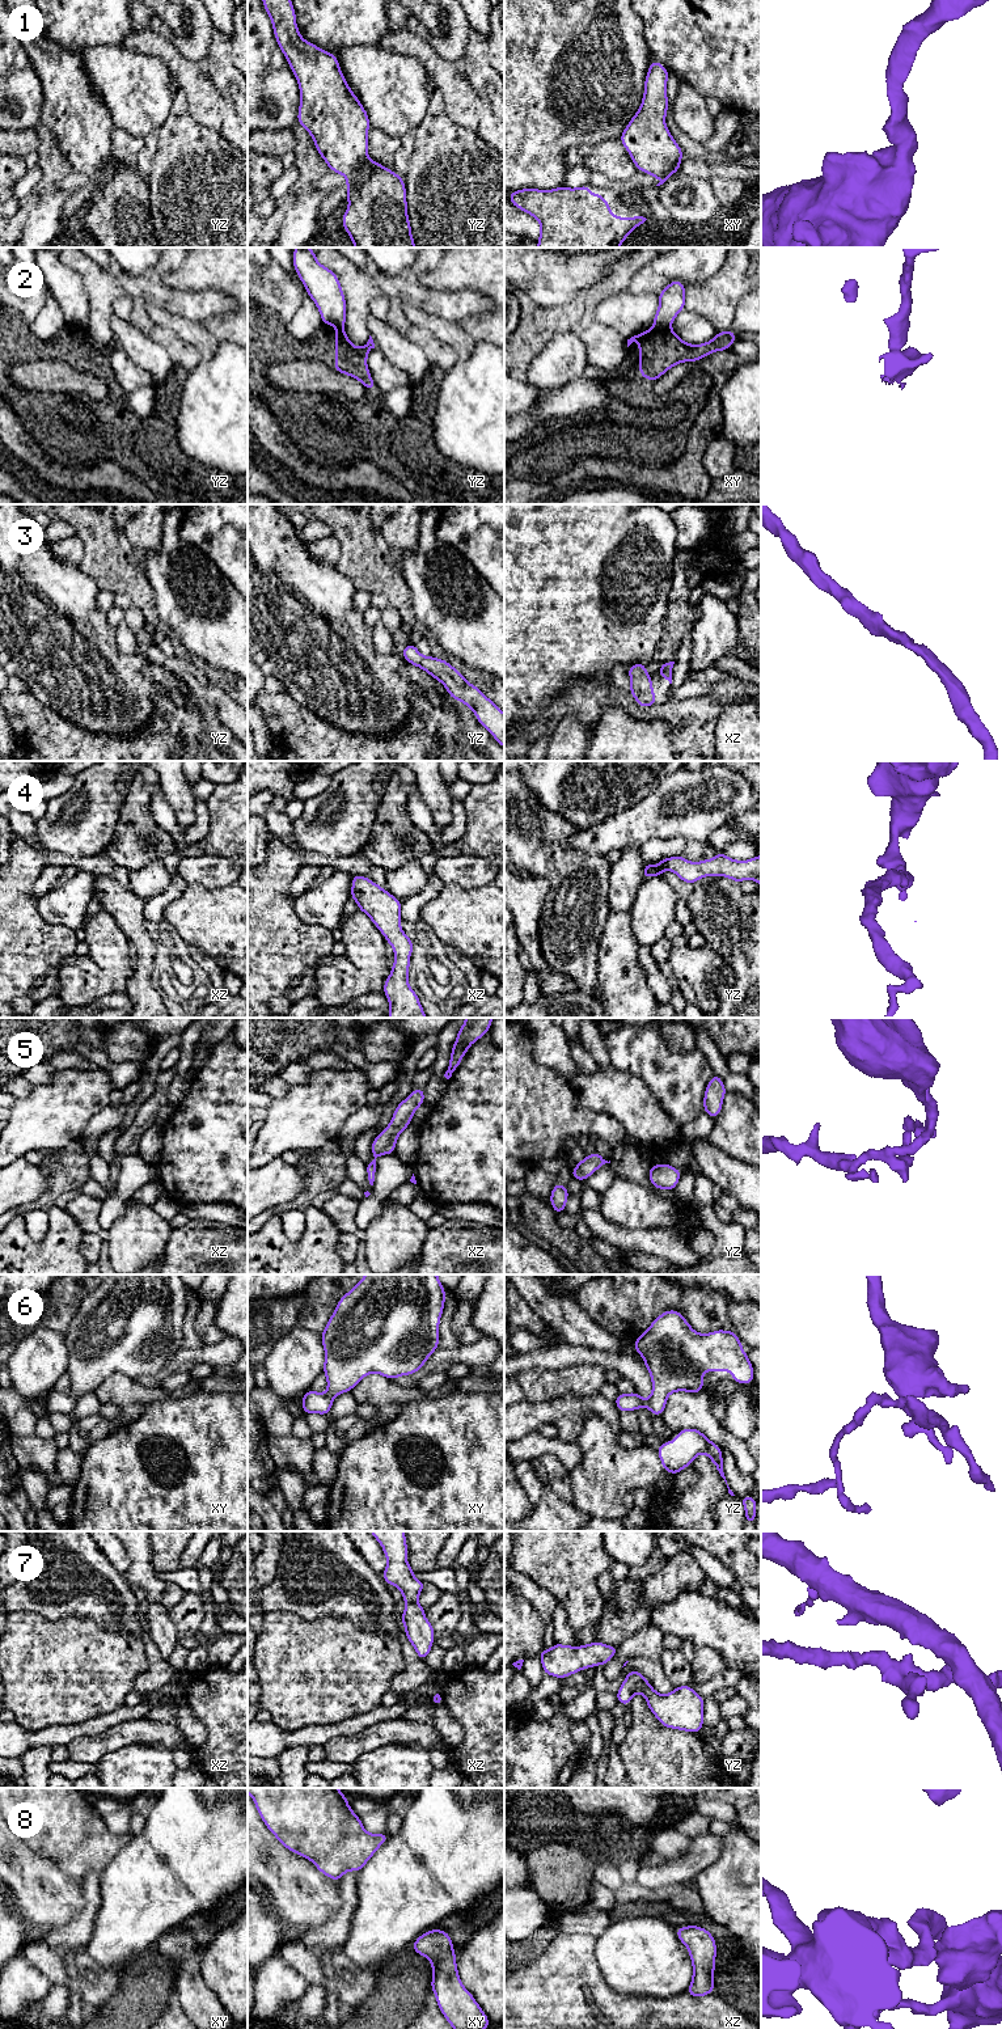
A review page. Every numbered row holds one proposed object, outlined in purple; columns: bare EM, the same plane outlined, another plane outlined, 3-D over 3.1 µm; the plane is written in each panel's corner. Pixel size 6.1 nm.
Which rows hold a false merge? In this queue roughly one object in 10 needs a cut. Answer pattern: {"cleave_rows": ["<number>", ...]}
{"cleave_rows": ["2"]}

